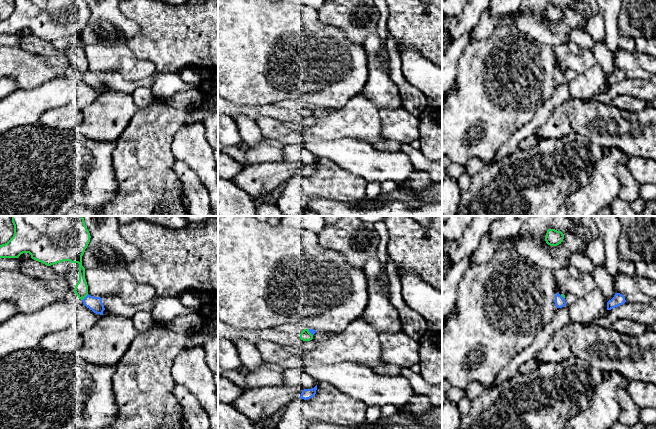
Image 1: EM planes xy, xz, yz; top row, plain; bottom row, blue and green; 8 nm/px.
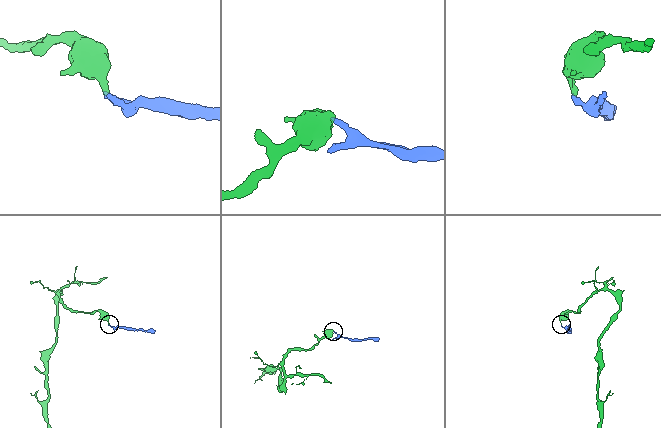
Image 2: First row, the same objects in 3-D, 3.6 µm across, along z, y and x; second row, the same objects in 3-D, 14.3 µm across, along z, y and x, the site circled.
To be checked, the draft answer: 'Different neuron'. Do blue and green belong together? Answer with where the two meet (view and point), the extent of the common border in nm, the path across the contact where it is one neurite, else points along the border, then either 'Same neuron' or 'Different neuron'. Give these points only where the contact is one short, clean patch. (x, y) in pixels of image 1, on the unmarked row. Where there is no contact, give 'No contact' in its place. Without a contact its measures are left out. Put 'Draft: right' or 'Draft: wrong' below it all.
Touches blue at xy (85, 73). Shared border 80 nm. Different neuron
Draft: right

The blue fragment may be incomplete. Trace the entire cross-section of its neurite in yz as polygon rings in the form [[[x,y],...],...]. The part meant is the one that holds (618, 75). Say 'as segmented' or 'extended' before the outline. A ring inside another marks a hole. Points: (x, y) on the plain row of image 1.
as segmented; [[[615,69],[614,73],[607,78],[607,86],[611,86],[626,78],[625,73],[620,69]]]

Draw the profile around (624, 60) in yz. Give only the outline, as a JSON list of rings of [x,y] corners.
[[[618,48],[613,54],[614,67],[620,69],[625,73],[626,78],[649,80],[651,78],[650,72],[644,70],[638,63],[637,58],[633,52]]]

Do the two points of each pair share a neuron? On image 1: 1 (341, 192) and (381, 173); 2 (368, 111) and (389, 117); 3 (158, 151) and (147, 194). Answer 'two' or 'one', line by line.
1: two
2: two
3: one

